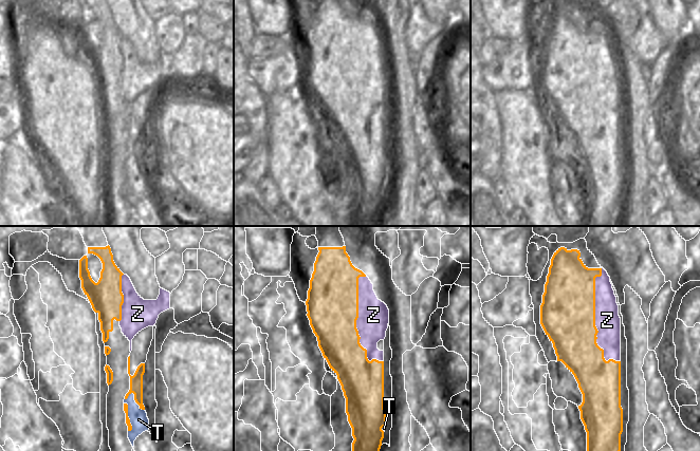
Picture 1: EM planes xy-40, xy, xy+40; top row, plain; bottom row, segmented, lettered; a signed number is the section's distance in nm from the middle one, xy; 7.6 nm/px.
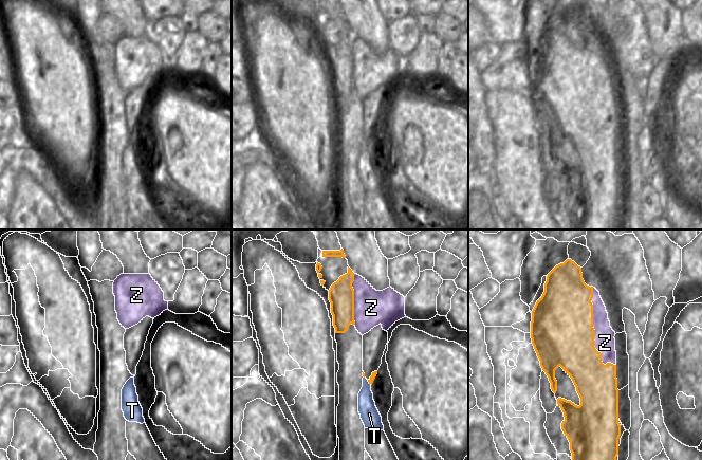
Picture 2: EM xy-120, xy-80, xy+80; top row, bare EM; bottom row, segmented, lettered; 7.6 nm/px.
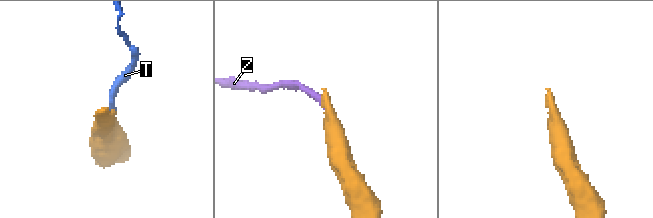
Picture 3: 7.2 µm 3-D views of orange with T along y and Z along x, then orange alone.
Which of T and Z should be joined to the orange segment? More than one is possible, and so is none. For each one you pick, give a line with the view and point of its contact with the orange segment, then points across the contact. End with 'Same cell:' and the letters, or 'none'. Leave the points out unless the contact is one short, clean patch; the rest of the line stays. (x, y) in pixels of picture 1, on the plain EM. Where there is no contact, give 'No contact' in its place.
Same cell: none

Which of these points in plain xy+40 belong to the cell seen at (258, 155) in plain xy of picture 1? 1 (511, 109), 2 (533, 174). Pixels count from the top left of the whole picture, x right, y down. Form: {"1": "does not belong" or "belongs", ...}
{"1": "does not belong", "2": "does not belong"}

